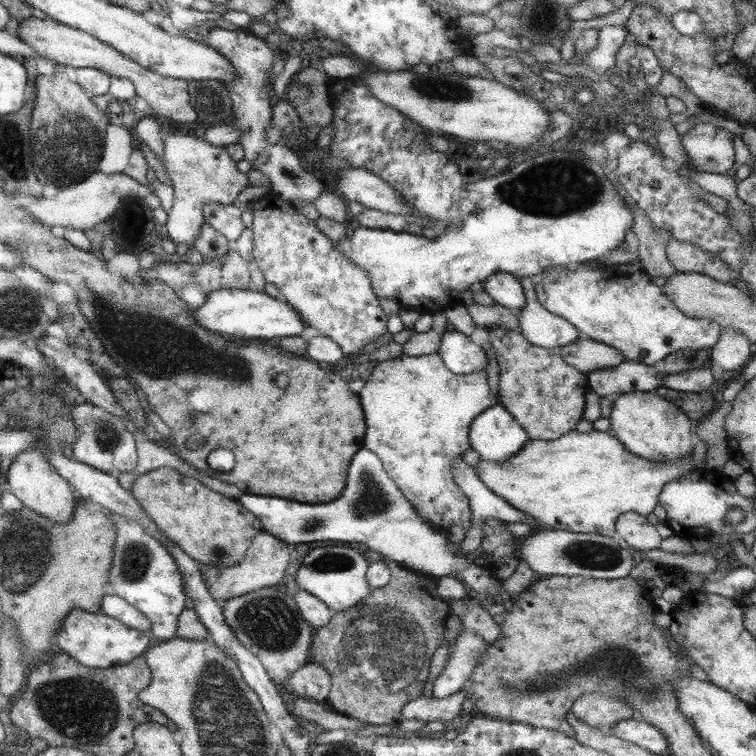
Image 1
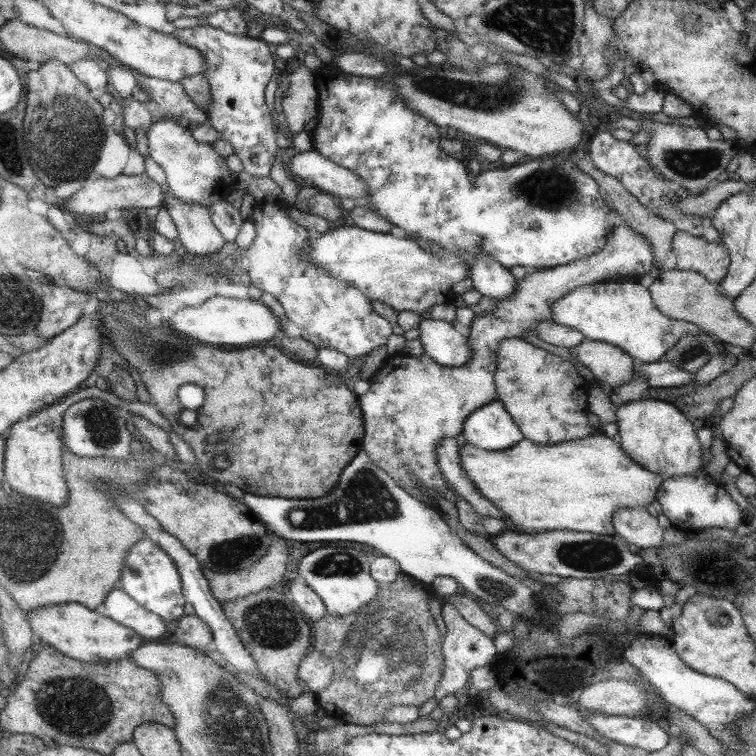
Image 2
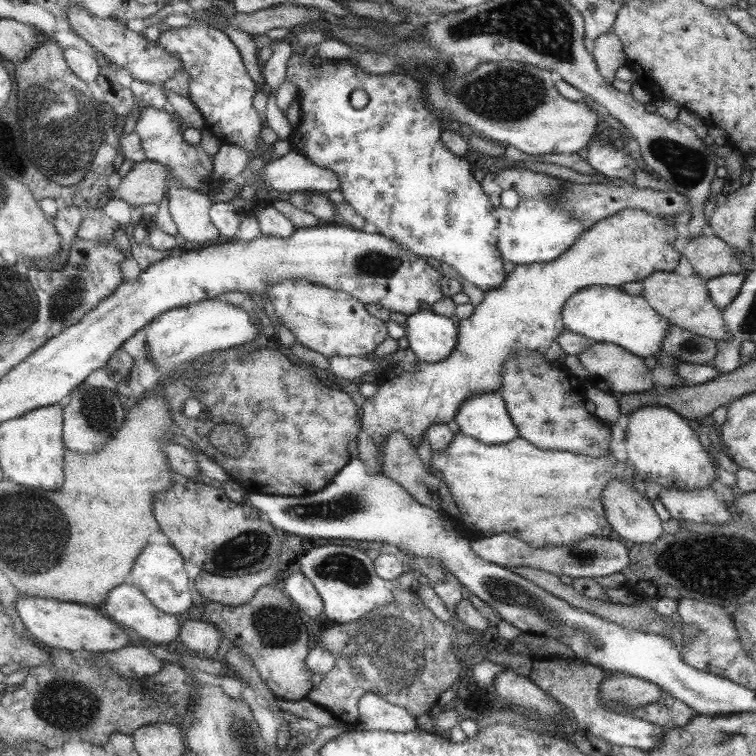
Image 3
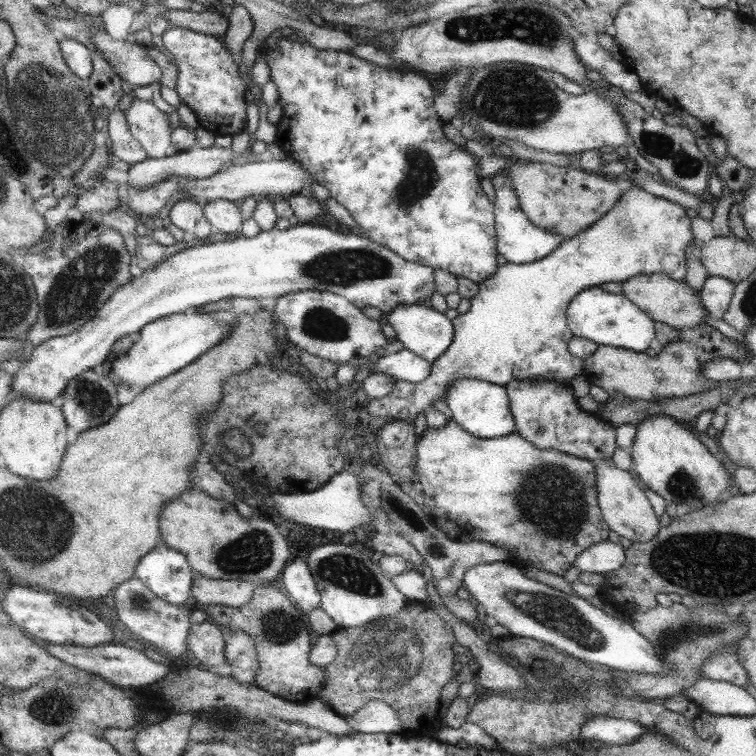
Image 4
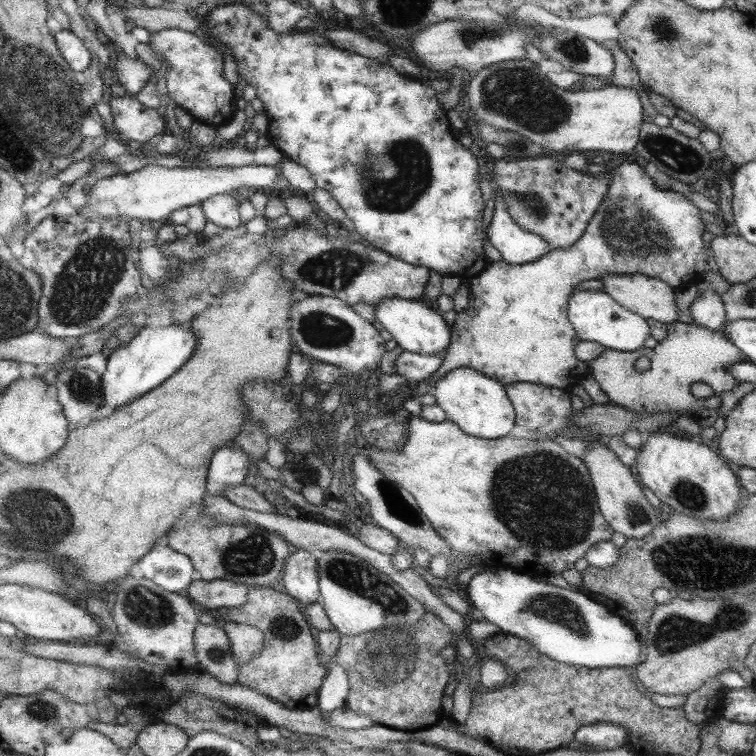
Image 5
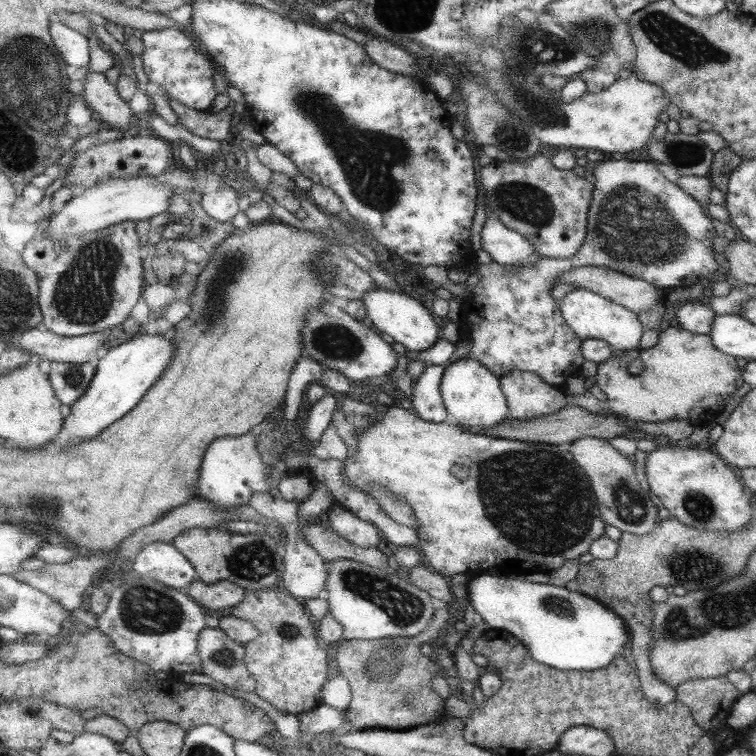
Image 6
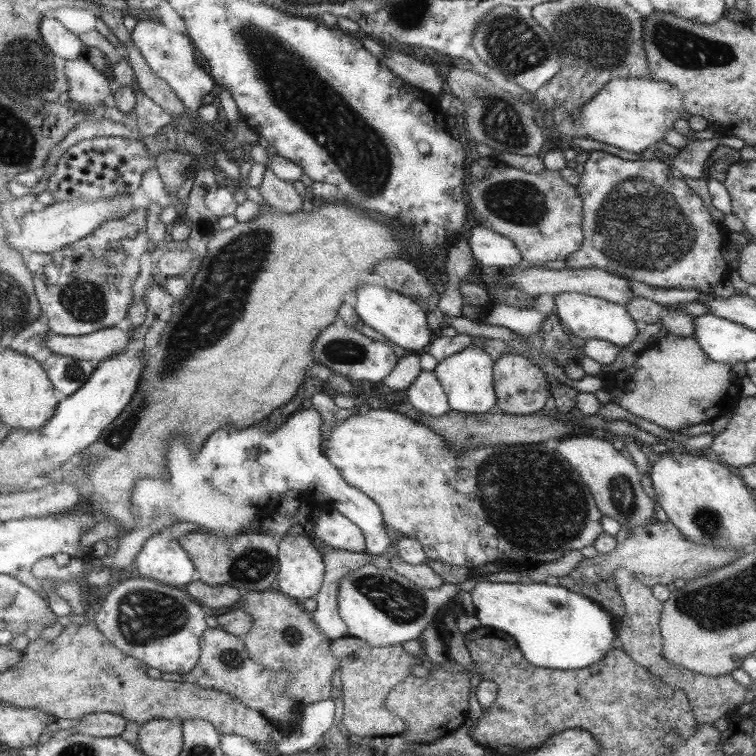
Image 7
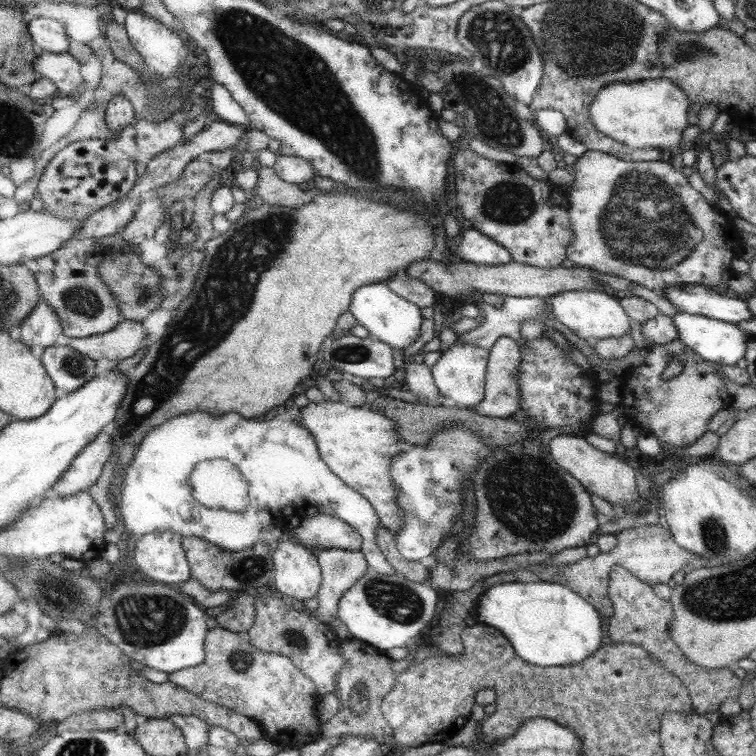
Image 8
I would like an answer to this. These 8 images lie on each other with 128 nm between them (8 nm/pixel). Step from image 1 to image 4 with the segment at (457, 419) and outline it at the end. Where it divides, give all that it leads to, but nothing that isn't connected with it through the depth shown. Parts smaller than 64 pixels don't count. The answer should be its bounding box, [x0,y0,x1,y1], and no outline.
[363,186,693,426]

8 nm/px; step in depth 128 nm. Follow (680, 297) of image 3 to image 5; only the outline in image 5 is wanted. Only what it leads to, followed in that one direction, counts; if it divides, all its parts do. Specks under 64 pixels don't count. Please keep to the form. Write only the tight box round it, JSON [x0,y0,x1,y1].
[599,274,675,323]

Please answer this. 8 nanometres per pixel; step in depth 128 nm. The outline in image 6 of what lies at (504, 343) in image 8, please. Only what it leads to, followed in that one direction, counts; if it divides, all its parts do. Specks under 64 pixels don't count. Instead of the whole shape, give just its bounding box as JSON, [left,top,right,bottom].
[498,370,565,420]

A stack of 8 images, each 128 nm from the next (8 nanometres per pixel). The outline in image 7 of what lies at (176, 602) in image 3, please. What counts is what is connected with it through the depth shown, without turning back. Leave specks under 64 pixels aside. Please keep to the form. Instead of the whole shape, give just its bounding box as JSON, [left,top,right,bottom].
[133,522,203,586]

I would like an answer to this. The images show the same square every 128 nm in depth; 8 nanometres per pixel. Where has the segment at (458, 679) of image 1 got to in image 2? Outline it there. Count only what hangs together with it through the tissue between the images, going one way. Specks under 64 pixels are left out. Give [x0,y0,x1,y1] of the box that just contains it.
[435,593,495,704]

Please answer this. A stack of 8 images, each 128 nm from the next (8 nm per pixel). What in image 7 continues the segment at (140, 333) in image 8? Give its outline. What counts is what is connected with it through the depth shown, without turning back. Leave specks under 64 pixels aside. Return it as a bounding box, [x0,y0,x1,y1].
[42,327,129,363]

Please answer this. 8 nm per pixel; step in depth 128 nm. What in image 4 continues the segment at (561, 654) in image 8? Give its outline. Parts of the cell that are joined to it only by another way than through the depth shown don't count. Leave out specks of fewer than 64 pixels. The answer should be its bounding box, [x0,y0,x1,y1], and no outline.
[462,561,668,676]

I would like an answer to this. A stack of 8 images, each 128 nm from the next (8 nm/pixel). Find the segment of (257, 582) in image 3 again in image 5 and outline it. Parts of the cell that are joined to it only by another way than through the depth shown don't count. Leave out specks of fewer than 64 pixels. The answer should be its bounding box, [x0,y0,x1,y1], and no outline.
[186,579,248,608]

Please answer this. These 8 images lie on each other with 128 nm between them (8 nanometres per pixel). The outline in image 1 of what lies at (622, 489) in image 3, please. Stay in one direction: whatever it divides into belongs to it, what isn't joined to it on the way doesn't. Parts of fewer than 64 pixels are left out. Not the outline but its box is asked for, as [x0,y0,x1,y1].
[615,513,661,551]

